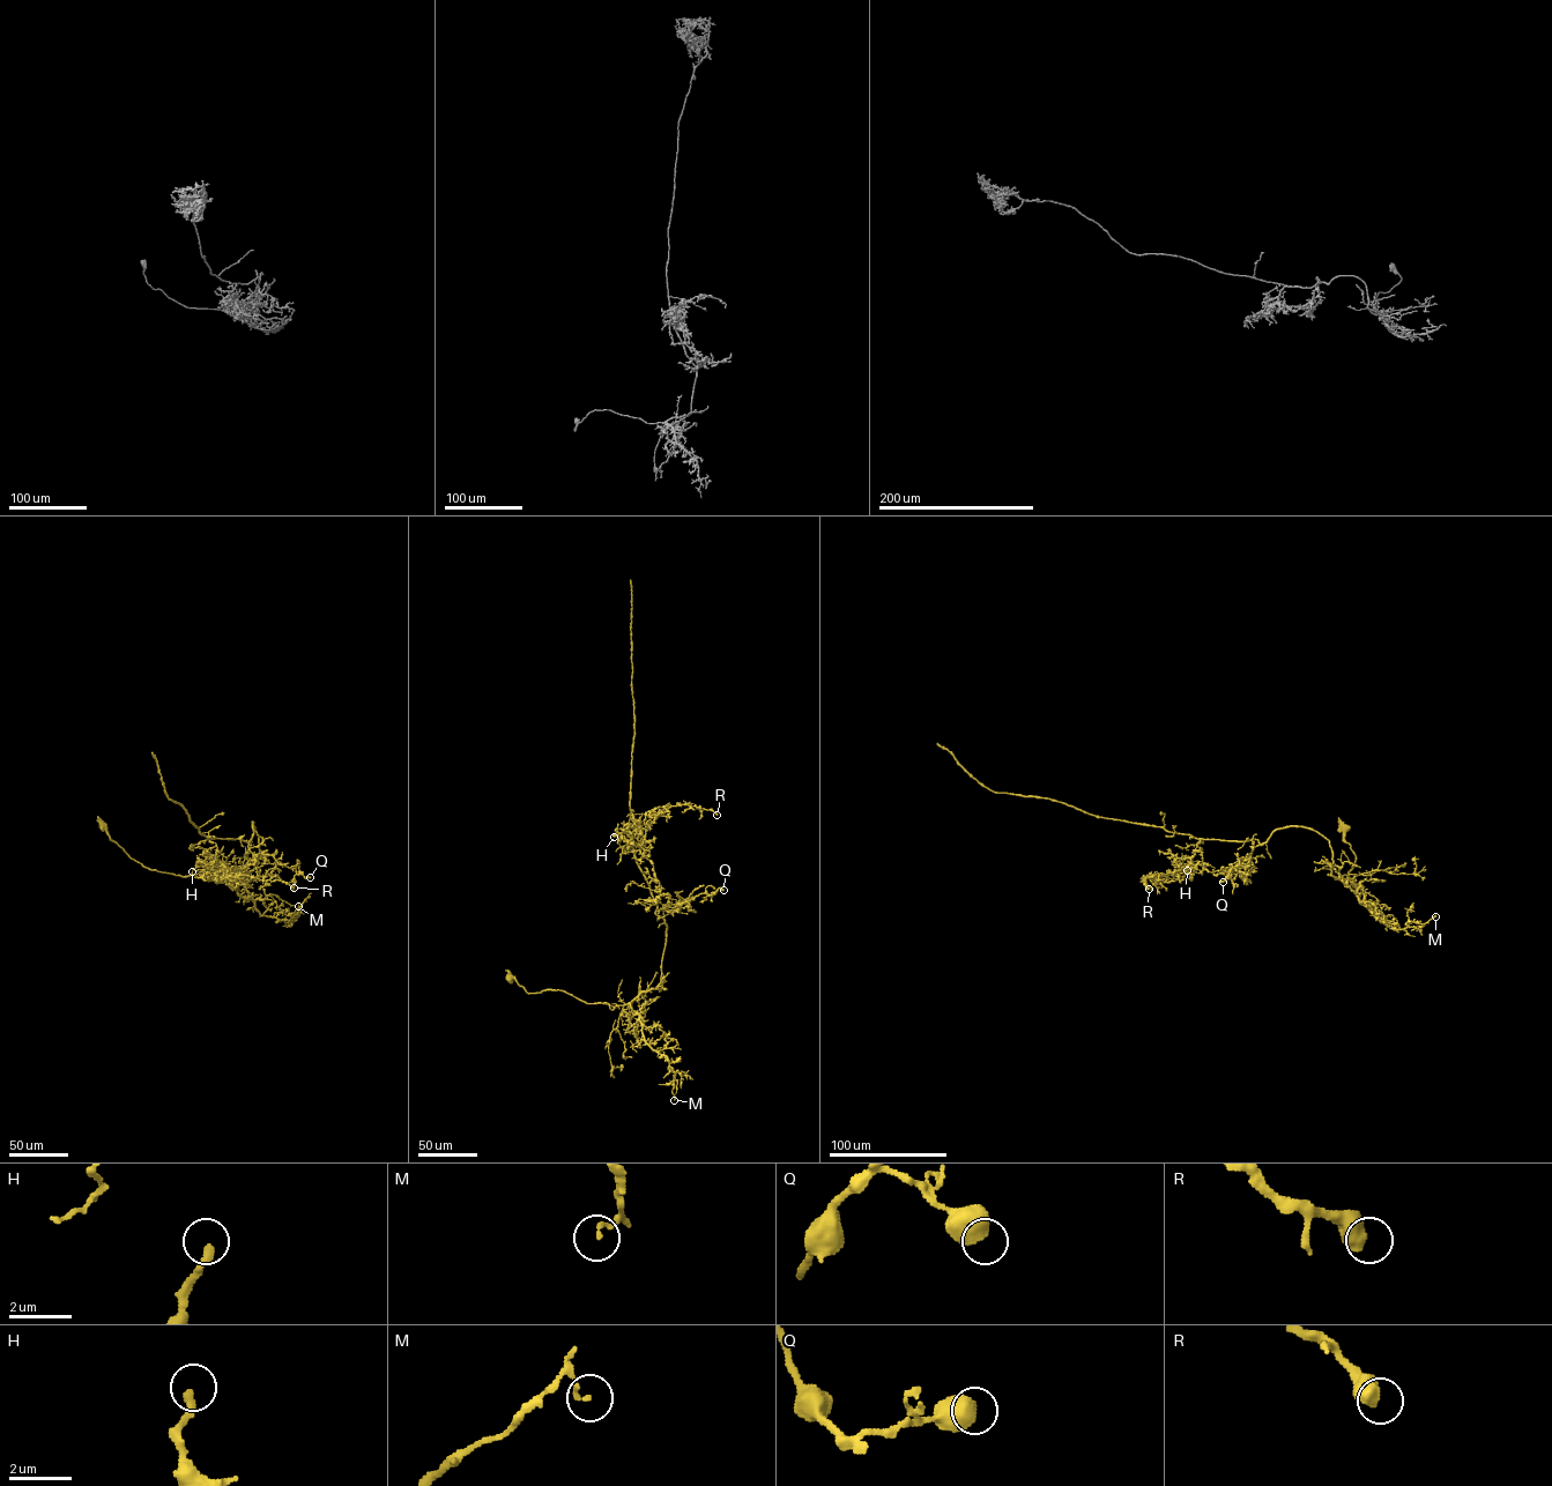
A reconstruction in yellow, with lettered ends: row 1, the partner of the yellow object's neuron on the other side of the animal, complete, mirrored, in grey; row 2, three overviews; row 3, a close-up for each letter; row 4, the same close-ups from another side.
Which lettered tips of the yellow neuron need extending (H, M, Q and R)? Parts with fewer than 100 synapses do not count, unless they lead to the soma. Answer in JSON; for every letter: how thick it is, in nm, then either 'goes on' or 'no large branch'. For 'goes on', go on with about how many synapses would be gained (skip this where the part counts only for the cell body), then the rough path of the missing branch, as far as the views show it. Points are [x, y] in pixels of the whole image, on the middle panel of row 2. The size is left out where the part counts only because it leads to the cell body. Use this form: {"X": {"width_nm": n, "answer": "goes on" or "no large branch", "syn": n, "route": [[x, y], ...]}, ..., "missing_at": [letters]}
{"H": {"width_nm": 280, "answer": "no large branch"}, "M": {"width_nm": 120, "answer": "no large branch"}, "Q": {"width_nm": 700, "answer": "no large branch"}, "R": {"width_nm": 700, "answer": "no large branch"}, "missing_at": []}

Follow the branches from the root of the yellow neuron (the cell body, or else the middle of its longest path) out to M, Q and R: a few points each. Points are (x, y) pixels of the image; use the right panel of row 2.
M: (1343, 827), (1356, 859), (1346, 876), (1356, 879), (1350, 881), (1361, 904), (1394, 929), (1423, 926), (1435, 916)
Q: (1343, 827), (1356, 859), (1346, 876), (1354, 882), (1331, 875), (1328, 840), (1297, 826), (1276, 829), (1223, 882)
R: (1343, 827), (1354, 882), (1331, 875), (1328, 840), (1287, 826), (1261, 845), (1201, 839), (1149, 889)

